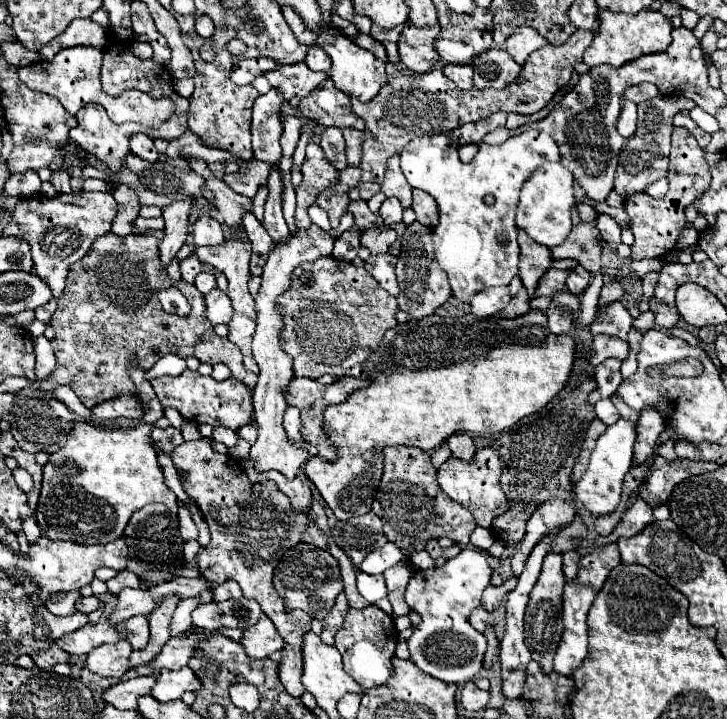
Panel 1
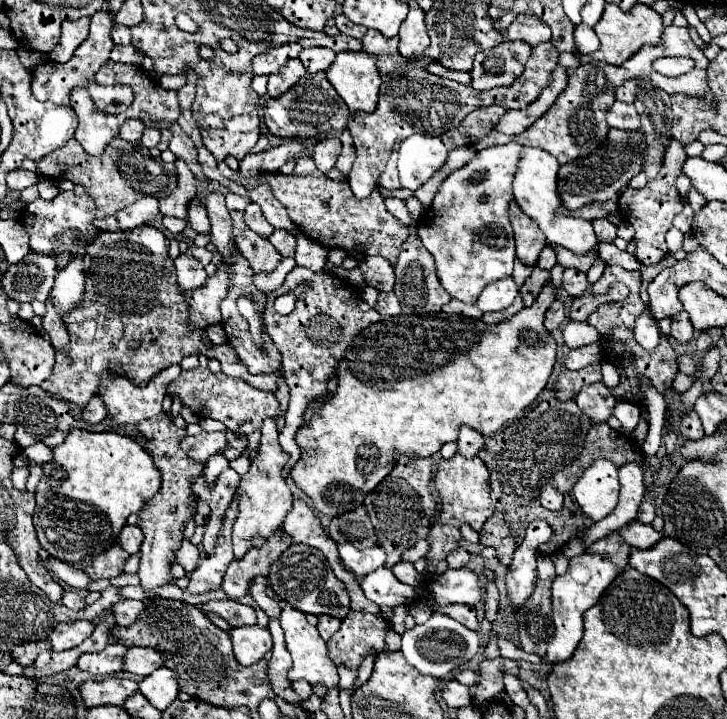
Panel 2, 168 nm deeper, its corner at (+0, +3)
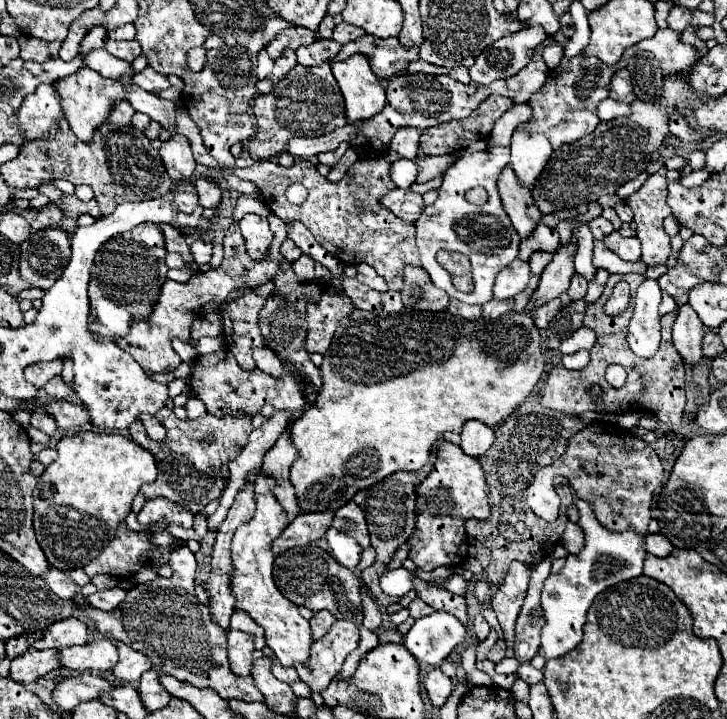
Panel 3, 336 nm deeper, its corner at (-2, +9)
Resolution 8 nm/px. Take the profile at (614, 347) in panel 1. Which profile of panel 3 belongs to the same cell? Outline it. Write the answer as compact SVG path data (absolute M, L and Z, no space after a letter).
M579 350L579 352L575 352L575 354L563 356L563 362L561 362L561 364L563 364L567 370L581 370L581 368L587 366L587 362L589 362L589 352Z

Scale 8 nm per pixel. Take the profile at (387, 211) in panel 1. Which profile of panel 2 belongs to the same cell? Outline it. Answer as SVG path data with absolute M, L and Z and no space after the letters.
M387 198L385 200L385 206L387 206L387 210L399 220L399 222L403 222L405 226L411 226L415 220L411 218L411 214L409 214L409 210L405 208L405 202L403 200L397 200L397 198Z

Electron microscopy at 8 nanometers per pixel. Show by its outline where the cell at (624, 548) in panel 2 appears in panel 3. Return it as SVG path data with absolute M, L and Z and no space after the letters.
M609 422L587 424L583 430L575 432L575 436L571 436L567 452L559 456L559 460L539 468L533 482L525 490L525 500L541 518L547 518L547 506L553 506L555 502L555 476L565 476L577 496L593 504L597 520L603 528L613 532L633 530L641 536L647 534L647 524L651 522L651 500L655 488L659 488L665 480L657 452L631 430Z

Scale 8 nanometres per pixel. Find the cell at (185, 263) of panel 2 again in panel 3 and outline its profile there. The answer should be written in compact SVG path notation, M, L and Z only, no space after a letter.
M183 266L183 268L179 268L179 270L169 270L169 272L167 272L167 278L175 280L175 282L187 282L193 274L195 274L195 270L193 270L191 266Z

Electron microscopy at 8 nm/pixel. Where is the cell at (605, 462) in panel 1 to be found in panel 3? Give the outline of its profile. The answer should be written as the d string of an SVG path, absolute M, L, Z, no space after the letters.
M577 500L575 502L579 508L579 526L585 532L585 546L581 548L579 554L567 556L567 562L559 574L551 574L545 580L543 592L541 592L541 606L545 610L547 624L541 630L541 648L547 660L561 658L569 650L577 648L579 642L583 640L583 624L589 606L593 604L595 596L603 592L605 588L635 578L643 570L643 558L645 558L645 542L641 534L635 532L609 532L605 530L591 508L591 502Z

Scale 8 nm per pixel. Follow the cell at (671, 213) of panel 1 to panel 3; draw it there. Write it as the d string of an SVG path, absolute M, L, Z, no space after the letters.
M661 168L659 172L651 174L647 178L647 182L627 198L627 206L633 210L635 214L635 226L637 226L637 238L641 240L641 250L643 250L643 256L641 260L647 264L647 266L653 266L653 264L665 264L667 262L667 256L671 252L671 238L665 234L663 230L663 220L667 216L671 216L671 208L667 204L667 168Z

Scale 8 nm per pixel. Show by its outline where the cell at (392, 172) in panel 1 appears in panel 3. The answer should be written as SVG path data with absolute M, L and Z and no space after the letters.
M415 128L397 130L395 138L391 140L391 150L395 150L401 158L413 158L419 144L419 134L421 130L415 130Z

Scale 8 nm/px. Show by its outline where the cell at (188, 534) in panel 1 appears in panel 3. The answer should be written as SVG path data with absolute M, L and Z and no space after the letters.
M181 546L173 550L169 566L173 568L171 578L159 576L153 582L133 586L127 592L125 602L111 612L85 606L85 616L91 618L105 636L143 652L153 662L155 670L167 672L197 688L211 688L225 700L263 700L261 692L255 688L253 676L235 676L231 672L227 660L227 630L211 620L209 608L195 596L195 554L187 546Z

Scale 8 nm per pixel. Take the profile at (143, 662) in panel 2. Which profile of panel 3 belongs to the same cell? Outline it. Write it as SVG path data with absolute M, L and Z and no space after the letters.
M117 642L117 652L119 652L119 662L113 668L113 674L117 678L127 680L127 682L137 682L143 672L151 670L151 660L143 656L141 652L133 650L131 646Z

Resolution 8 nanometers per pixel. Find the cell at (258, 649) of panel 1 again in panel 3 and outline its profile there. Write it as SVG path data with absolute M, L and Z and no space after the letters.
M229 630L227 634L227 644L229 644L229 662L231 662L231 670L237 676L247 676L251 674L251 664L253 664L253 640L251 636L247 636L247 632L239 632L239 630Z

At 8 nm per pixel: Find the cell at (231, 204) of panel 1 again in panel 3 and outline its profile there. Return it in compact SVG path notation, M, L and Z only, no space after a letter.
M121 78L121 82L129 88L127 92L127 102L131 102L131 106L137 110L137 112L143 112L147 114L151 120L159 122L167 132L175 134L177 126L175 126L175 102L171 100L165 100L165 98L159 98L157 94L151 94L151 92L145 92L141 88L137 88L135 84L131 84L131 78Z

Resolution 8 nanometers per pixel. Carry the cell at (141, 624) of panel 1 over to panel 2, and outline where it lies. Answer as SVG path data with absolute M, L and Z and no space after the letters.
M119 600L111 606L111 612L115 616L115 622L121 626L129 626L137 620L137 614L143 610L143 602L139 600Z

